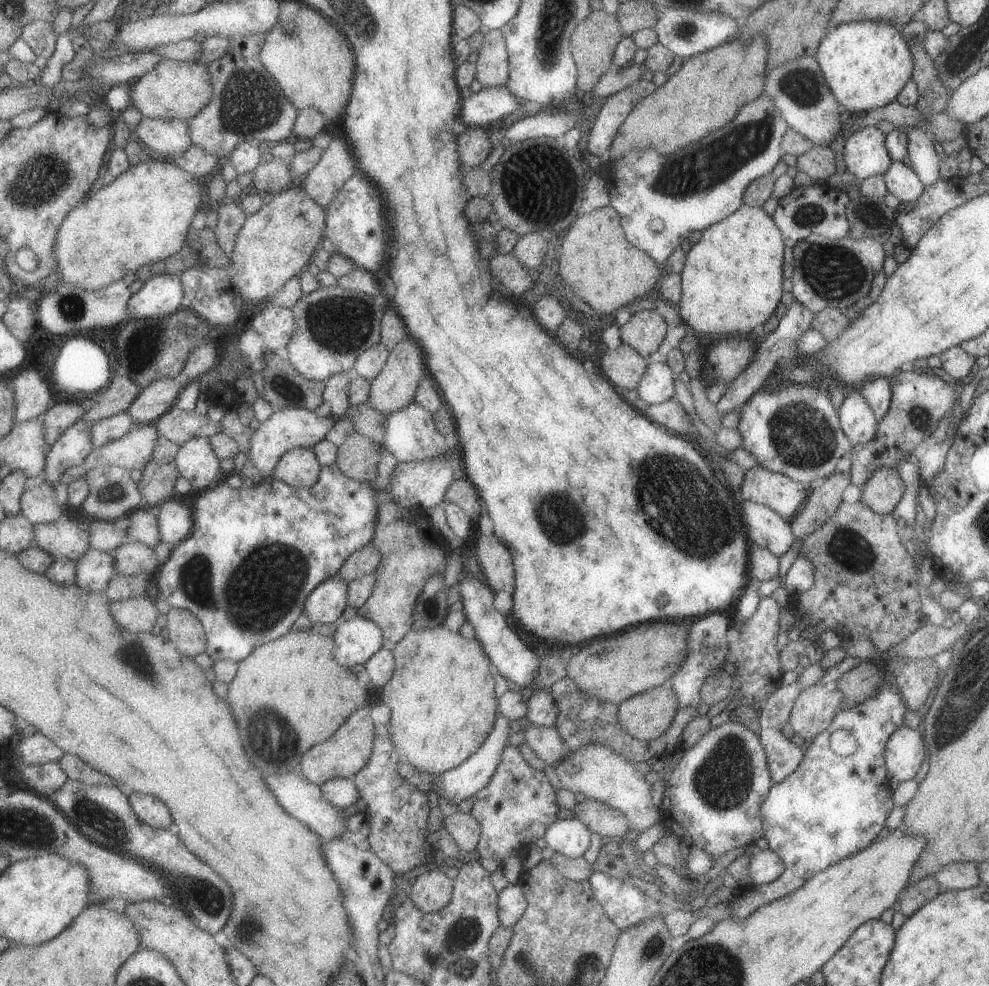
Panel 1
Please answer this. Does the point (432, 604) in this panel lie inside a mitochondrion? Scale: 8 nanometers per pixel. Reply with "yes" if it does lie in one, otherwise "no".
yes

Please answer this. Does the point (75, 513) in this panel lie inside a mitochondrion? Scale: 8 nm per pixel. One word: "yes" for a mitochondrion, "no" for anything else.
no

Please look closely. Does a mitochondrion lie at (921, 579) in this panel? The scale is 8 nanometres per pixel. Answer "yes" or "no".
no

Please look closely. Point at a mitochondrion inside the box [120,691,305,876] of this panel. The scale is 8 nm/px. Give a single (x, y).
(278, 732)

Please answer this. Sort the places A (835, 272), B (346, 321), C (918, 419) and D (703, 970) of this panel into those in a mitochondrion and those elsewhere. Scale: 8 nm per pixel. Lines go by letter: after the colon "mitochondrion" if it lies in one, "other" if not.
A: mitochondrion
B: mitochondrion
C: mitochondrion
D: mitochondrion

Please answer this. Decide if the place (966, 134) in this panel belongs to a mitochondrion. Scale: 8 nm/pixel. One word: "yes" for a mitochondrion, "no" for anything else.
no

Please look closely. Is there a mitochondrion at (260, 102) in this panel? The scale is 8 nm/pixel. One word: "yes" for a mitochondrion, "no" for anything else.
yes

